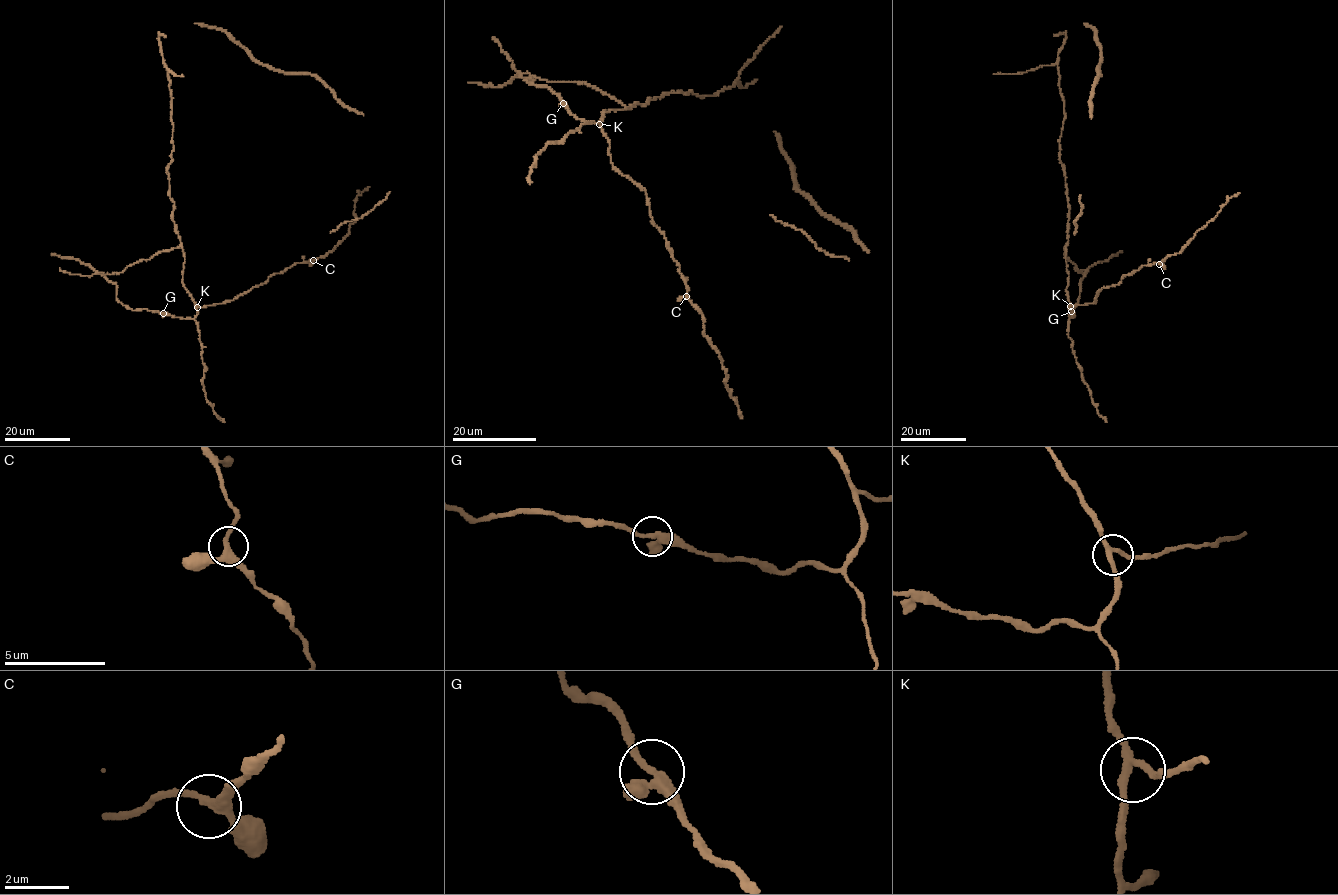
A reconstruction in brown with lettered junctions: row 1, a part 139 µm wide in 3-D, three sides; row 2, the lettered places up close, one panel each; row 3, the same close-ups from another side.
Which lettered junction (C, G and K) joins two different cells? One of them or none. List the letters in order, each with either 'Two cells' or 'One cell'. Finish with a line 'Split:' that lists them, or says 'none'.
C: One cell
G: One cell
K: One cell
Split: none

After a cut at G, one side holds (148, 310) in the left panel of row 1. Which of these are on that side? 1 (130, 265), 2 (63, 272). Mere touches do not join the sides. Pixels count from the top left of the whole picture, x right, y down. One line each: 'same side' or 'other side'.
1: other side
2: other side

